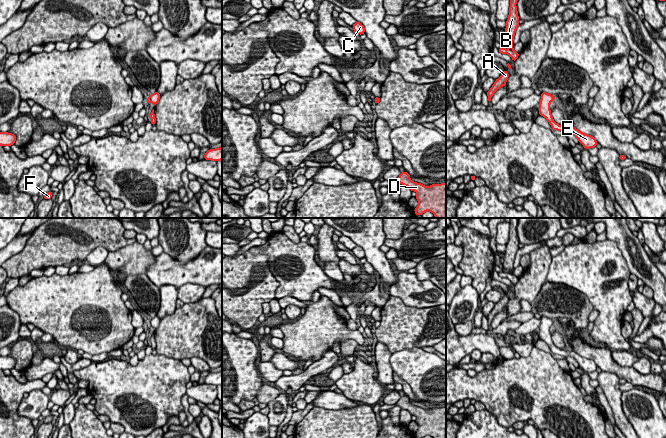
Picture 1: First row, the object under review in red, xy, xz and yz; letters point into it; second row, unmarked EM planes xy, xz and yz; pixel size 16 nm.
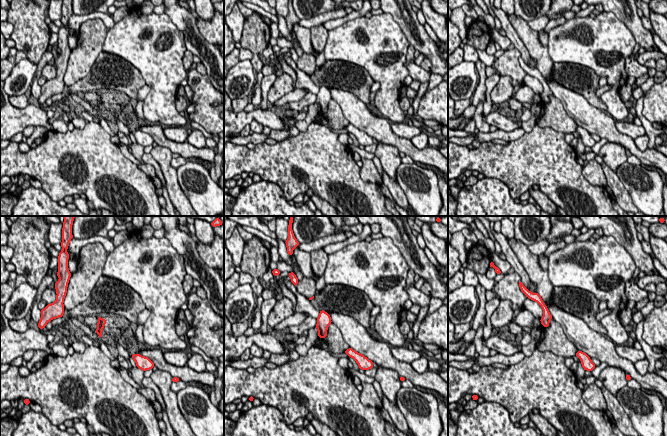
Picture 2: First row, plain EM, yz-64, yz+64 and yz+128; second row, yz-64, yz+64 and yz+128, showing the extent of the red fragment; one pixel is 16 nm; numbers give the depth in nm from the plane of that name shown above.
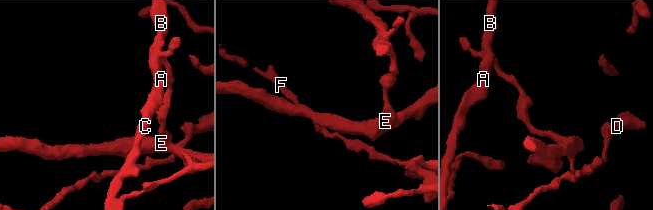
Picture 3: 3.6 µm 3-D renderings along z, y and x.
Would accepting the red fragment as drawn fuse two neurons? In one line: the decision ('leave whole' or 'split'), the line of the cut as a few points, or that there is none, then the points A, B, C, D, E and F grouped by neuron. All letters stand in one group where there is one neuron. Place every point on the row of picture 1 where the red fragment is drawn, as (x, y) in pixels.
split | yz (553, 120), (550, 123) | A B C D F / E

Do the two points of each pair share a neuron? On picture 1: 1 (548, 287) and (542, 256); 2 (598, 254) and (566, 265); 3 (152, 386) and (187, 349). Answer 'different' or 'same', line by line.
1: different
2: same
3: different

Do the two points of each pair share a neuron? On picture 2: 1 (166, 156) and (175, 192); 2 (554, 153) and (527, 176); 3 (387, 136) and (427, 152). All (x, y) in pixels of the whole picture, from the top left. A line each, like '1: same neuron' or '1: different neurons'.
1: same neuron
2: same neuron
3: same neuron

